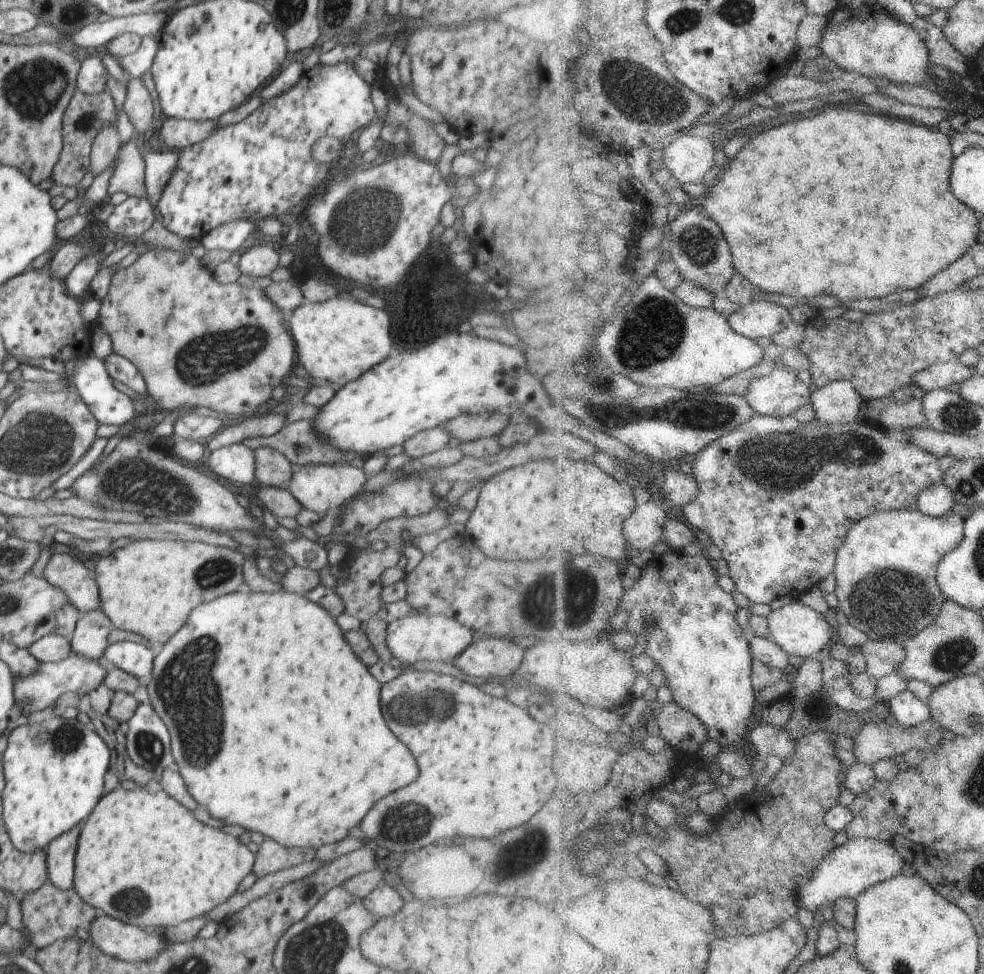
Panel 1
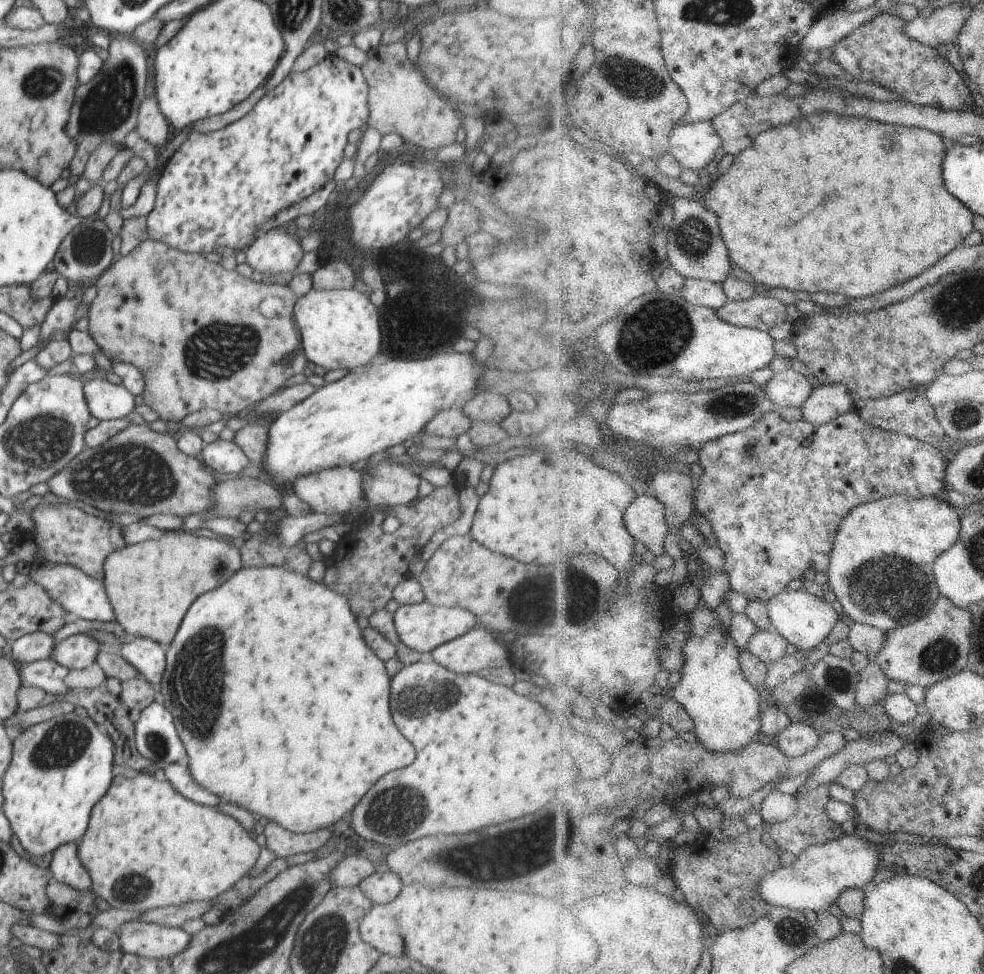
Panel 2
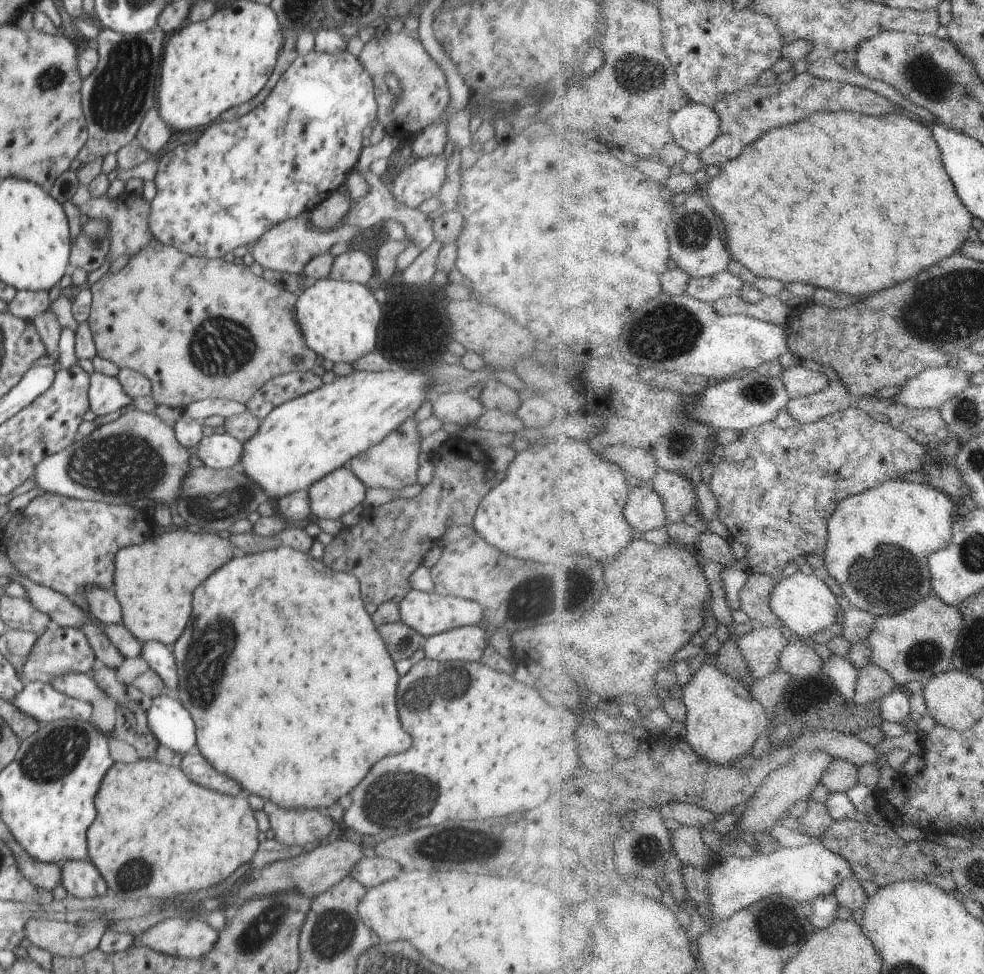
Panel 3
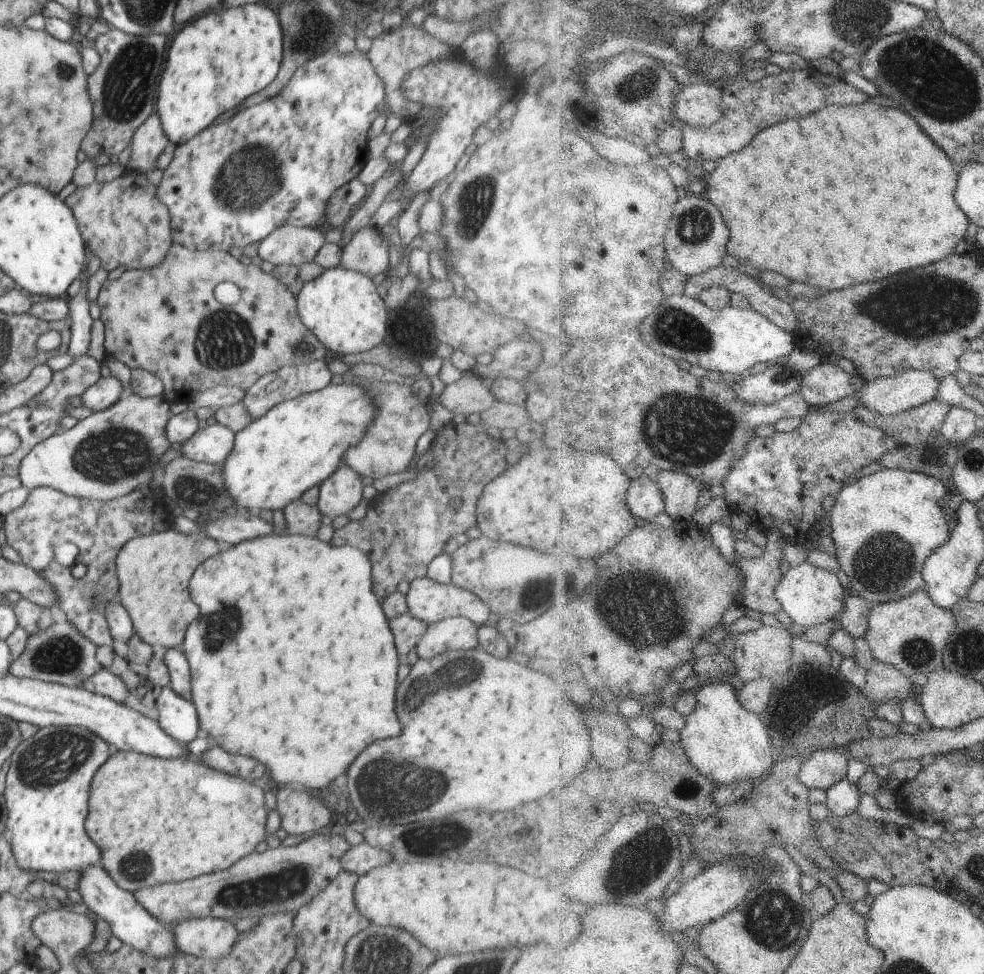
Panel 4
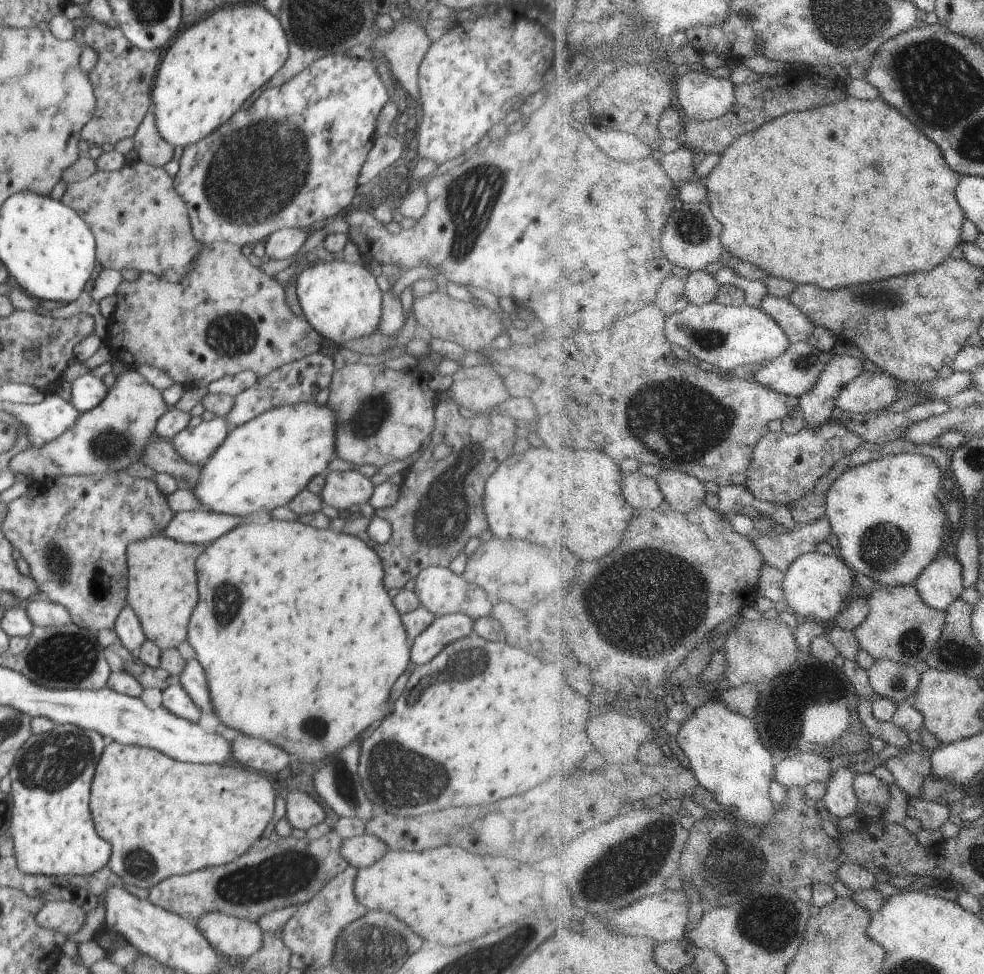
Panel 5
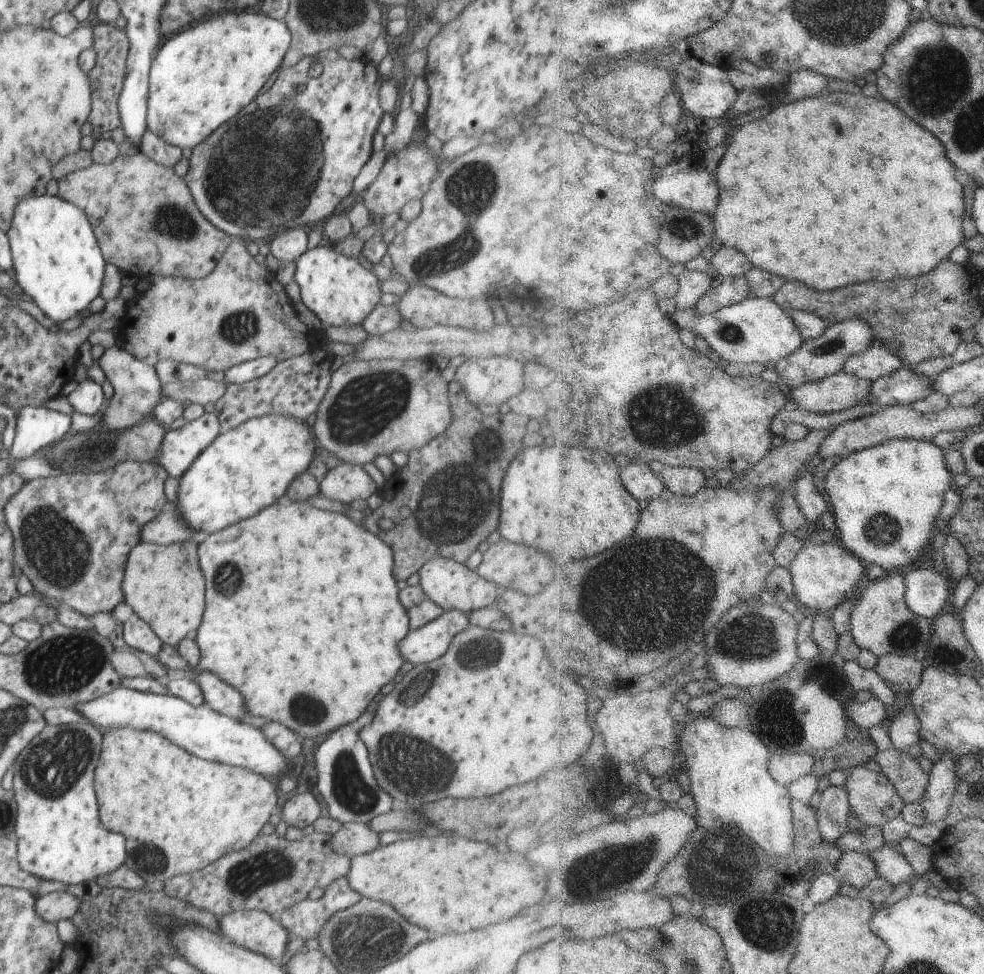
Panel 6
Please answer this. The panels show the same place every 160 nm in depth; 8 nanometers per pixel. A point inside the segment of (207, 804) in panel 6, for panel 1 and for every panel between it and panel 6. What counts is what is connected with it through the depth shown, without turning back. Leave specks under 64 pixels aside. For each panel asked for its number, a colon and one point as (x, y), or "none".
1: (141, 859)
2: (146, 847)
3: (156, 835)
4: (189, 819)
5: (181, 817)

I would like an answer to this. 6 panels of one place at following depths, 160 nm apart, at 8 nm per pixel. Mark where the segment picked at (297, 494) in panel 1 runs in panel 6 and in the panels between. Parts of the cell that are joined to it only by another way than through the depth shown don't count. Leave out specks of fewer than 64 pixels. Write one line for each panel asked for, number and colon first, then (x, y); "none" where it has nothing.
2: (336, 489)
3: (340, 491)
4: (342, 492)
5: (344, 490)
6: (346, 482)

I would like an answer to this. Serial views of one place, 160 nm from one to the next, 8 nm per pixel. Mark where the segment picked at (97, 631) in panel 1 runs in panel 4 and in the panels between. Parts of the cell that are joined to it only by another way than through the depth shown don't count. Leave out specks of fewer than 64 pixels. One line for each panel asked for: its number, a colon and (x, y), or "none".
2: (78, 651)
3: (59, 650)
4: (61, 654)

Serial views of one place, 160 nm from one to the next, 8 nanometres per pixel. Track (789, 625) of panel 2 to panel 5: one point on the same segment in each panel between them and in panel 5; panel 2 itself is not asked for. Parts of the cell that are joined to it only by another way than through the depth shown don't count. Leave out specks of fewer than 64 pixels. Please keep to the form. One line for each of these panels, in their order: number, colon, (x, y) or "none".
3: (805, 604)
4: (812, 596)
5: (817, 586)

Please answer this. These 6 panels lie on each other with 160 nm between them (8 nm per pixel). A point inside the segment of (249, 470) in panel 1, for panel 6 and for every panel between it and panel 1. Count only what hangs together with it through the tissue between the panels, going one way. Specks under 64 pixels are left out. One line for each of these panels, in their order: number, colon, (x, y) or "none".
2: (226, 457)
3: (220, 451)
4: (212, 444)
5: (196, 445)
6: (180, 448)

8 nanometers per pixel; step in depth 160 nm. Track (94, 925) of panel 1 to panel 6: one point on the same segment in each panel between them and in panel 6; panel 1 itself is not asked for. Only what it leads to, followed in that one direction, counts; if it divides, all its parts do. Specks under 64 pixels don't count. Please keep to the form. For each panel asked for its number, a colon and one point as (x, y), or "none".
2: (151, 941)
3: (186, 938)
4: (212, 938)
5: (232, 937)
6: (255, 930)

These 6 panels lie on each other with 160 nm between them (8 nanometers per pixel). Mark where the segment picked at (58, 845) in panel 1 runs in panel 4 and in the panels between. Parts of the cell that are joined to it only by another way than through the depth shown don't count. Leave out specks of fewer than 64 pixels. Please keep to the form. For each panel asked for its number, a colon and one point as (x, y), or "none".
2: (66, 867)
3: (80, 878)
4: (130, 923)

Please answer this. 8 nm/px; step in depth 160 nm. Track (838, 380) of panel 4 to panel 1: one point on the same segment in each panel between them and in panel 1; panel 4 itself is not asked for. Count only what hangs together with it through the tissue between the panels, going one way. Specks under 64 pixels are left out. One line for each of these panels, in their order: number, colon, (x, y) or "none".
1: (781, 394)
2: (789, 389)
3: (801, 382)

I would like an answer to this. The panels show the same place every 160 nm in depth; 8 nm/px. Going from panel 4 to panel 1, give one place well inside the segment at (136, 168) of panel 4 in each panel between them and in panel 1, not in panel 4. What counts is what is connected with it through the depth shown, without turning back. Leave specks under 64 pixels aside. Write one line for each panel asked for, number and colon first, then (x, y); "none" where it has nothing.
1: (138, 105)
2: (152, 126)
3: (154, 134)

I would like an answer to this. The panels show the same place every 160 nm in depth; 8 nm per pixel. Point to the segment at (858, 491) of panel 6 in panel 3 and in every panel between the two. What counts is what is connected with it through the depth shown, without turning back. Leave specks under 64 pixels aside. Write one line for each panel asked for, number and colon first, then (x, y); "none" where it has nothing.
3: (880, 542)
4: (886, 526)
5: (890, 524)

